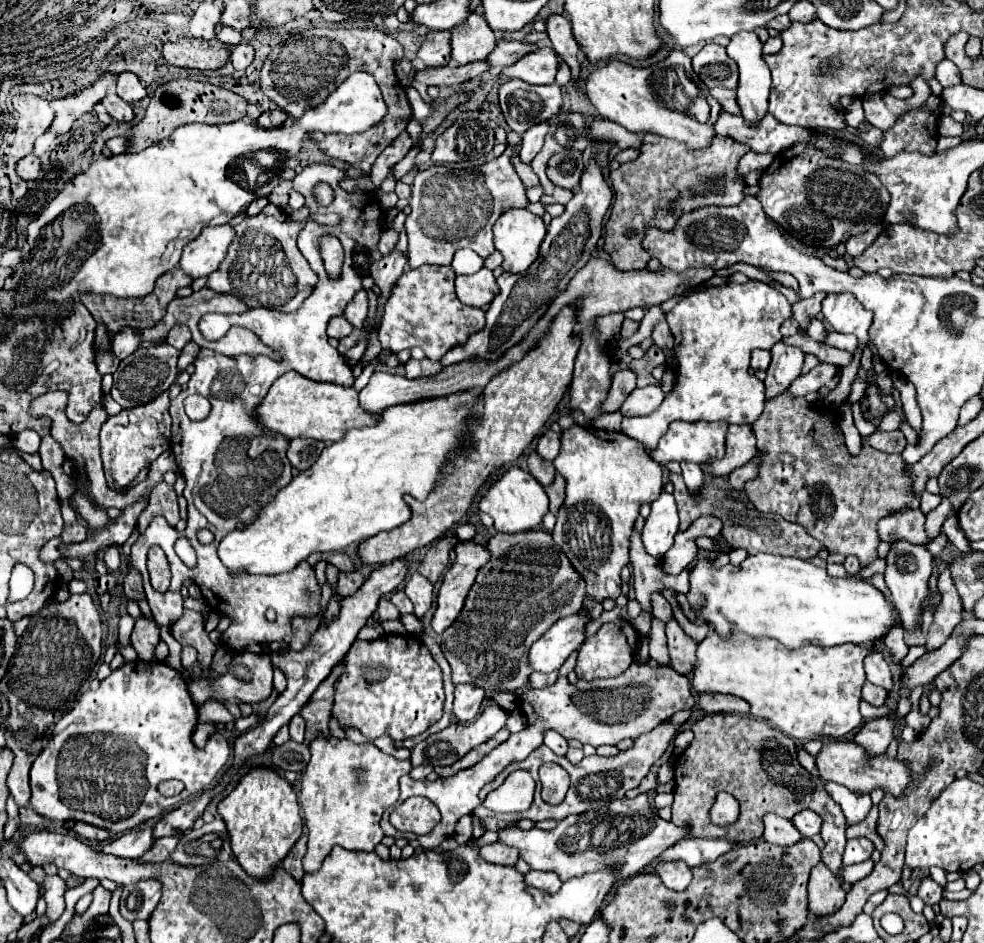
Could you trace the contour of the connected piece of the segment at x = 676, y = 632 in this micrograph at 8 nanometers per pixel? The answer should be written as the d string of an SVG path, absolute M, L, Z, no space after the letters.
M672 618L666 622L668 636L668 652L670 652L670 668L678 674L690 674L696 664L696 642L684 634L678 622Z

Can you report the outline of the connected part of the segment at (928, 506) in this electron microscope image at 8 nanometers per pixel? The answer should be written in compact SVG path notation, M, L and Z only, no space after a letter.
M925 490L921 496L920 510L922 510L923 513L928 513L936 508L941 500L941 496Z

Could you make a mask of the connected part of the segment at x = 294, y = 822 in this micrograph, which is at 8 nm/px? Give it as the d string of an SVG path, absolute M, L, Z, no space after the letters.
M266 766L248 770L238 786L218 804L218 814L226 822L236 860L250 876L260 880L272 874L302 834L302 816L294 786Z

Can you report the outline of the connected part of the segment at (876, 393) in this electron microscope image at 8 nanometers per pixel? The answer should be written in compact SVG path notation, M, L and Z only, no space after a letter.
M868 384L862 400L860 400L860 410L864 414L864 418L868 422L872 422L876 428L884 416L884 412L888 410L888 406L882 402L882 396L880 396L880 388L874 386L874 384Z

